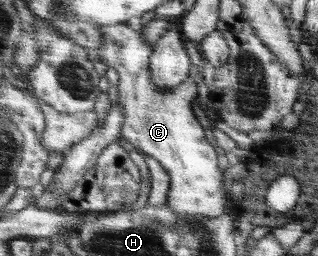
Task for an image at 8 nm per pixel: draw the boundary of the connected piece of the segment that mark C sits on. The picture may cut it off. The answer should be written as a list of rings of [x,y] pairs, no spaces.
[[[129,23],[103,26],[103,44],[95,58],[100,59],[120,75],[120,97],[127,122],[123,128],[126,139],[135,148],[157,159],[170,177],[166,202],[178,217],[219,218],[227,190],[221,187],[221,172],[217,167],[217,153],[205,139],[205,129],[193,113],[193,99],[197,95],[195,81],[185,79],[173,88],[157,88],[151,71],[153,45],[145,41],[143,31]]]

